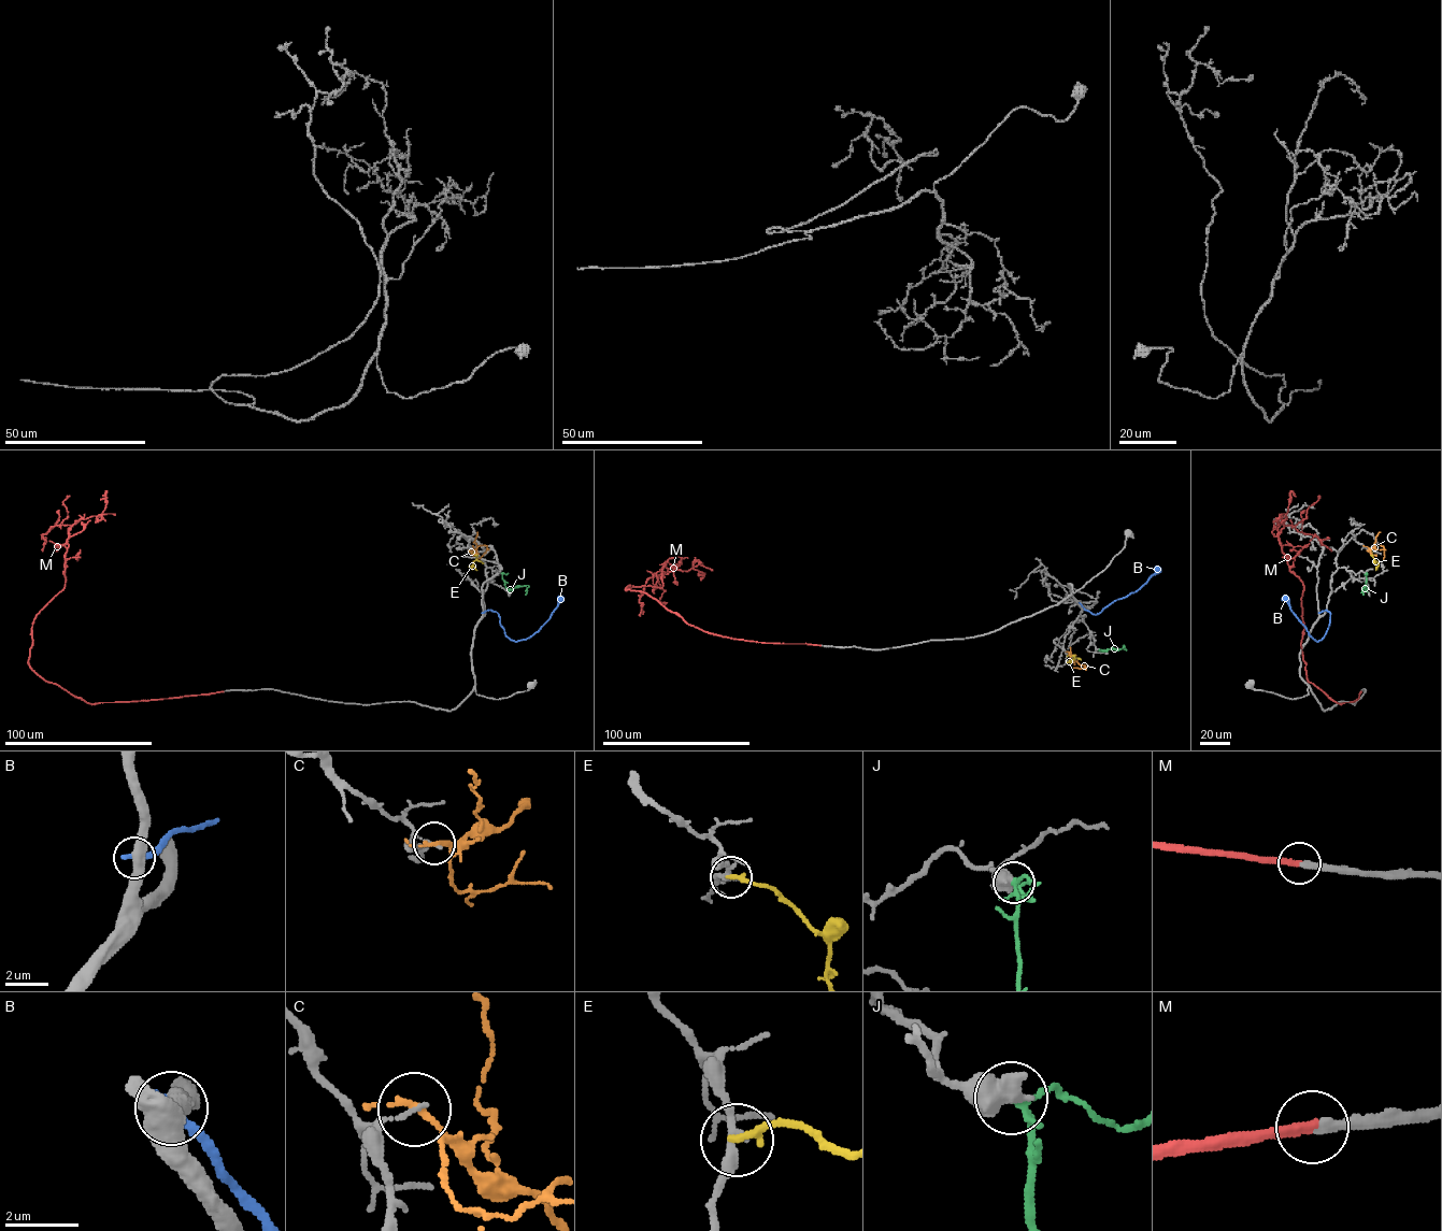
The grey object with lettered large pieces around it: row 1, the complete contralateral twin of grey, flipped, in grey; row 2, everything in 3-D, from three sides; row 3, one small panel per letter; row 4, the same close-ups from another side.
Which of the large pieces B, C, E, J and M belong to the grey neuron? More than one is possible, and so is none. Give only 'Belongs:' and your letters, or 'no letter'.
Belongs: M

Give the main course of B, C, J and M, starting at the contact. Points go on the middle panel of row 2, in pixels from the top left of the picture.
B: (1080, 603), (1097, 614), (1116, 600), (1138, 590), (1158, 567)
C: (1068, 652), (1085, 668), (1072, 667)
J: (1098, 649), (1126, 649), (1123, 647)
M: (821, 645), (705, 632), (626, 588), (661, 588), (667, 561), (688, 571), (694, 561), (701, 580)

